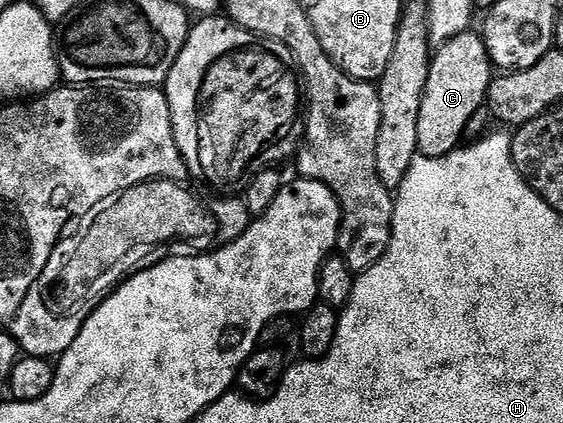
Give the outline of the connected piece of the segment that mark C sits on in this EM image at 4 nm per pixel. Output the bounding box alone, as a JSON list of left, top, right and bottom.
[416,29,493,158]

